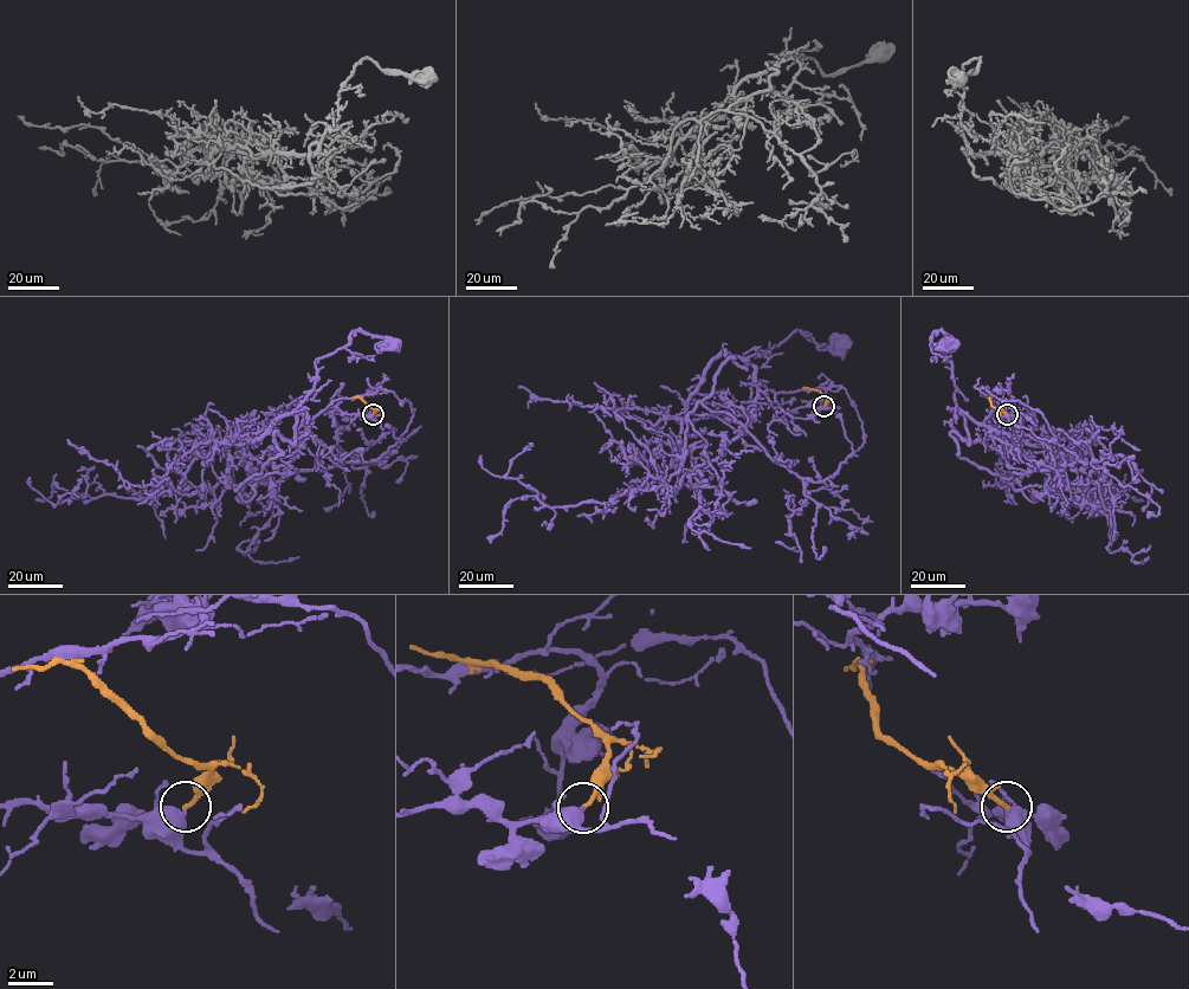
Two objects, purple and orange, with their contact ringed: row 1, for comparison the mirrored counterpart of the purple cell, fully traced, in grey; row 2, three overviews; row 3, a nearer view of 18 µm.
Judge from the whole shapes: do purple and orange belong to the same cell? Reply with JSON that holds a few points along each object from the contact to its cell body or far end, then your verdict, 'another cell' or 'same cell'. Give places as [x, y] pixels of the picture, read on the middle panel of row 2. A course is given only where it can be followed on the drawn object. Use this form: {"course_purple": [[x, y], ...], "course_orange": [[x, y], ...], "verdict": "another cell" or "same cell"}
{"course_purple": [[824, 406], [783, 411], [756, 381], [748, 357], [796, 330], [827, 347], [842, 344]], "course_orange": [[824, 406], [827, 398], [819, 390], [802, 387]], "verdict": "another cell"}

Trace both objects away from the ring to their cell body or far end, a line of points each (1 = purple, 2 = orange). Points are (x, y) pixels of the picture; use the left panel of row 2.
1: (373, 414), (333, 406), (305, 424), (297, 408), (312, 388), (315, 361), (347, 346), (353, 331), (392, 344)
2: (373, 414), (375, 409), (360, 398), (351, 398)

